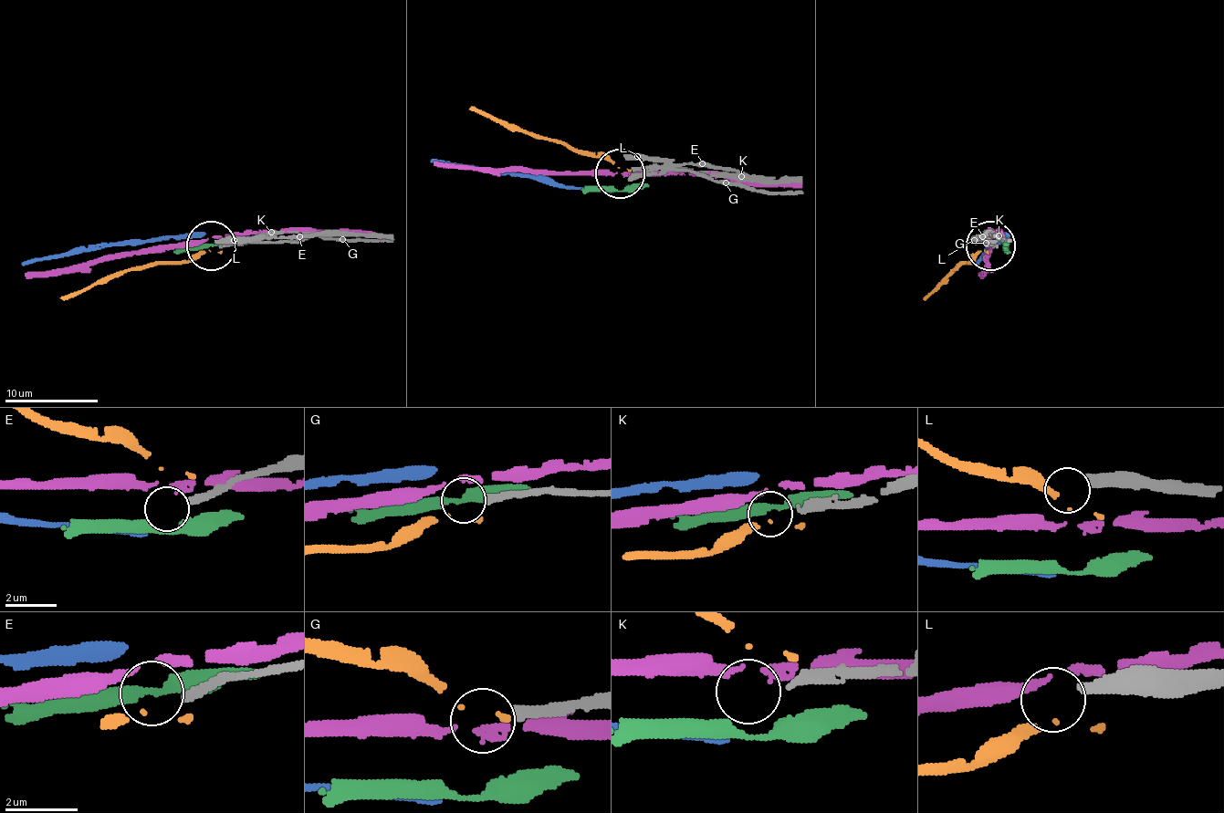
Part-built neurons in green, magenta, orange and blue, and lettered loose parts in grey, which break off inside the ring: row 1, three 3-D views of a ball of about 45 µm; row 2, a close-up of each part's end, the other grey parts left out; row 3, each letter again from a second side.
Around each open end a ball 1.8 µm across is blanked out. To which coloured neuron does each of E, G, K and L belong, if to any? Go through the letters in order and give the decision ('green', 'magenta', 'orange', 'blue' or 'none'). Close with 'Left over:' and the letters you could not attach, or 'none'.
E: none
G: none
K: none
L: none
Left over: E, G, K, L

